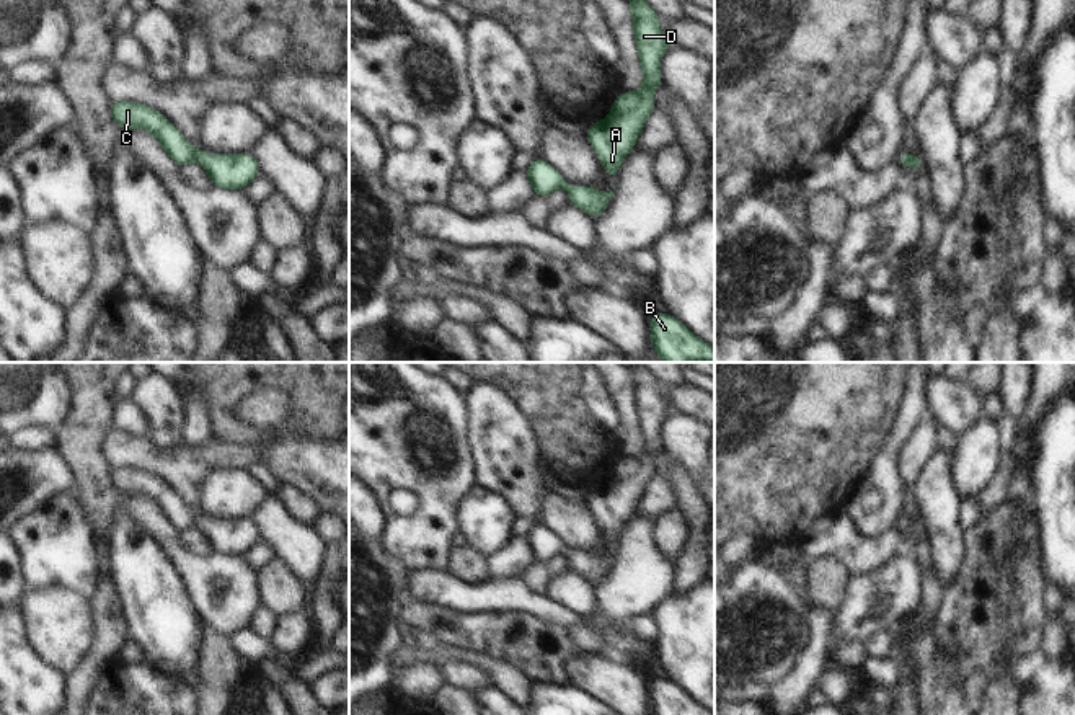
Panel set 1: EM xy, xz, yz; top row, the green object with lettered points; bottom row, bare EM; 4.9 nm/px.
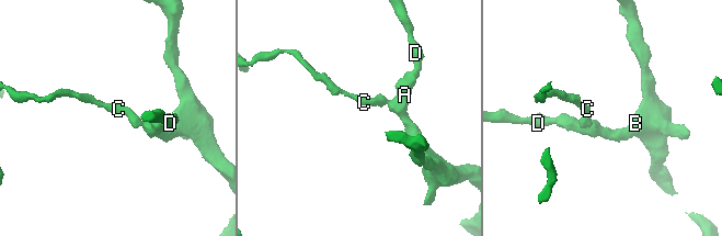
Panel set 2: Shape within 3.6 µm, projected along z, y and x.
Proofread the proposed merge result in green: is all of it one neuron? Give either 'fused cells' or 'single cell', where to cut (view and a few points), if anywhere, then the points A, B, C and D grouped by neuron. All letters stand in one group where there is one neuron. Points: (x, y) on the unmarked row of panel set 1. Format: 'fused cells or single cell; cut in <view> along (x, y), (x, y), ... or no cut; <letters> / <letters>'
single cell; no cut; A B C D

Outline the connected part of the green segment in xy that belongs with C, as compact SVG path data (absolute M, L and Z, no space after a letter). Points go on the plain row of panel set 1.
M111 467L108 477L111 486L122 496L148 496L176 532L199 527L210 544L210 552L243 557L261 540L251 519L210 519L194 514L178 493L152 472L135 467Z

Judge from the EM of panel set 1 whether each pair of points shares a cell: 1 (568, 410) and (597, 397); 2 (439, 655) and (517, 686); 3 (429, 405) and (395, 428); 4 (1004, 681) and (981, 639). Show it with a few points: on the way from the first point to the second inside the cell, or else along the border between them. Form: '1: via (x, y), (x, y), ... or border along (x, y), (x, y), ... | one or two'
1: border along (581, 379), (583, 407), (610, 431) | two
2: via (459, 653), (480, 660), (498, 671) | one
3: via (421, 413), (403, 428) | one
4: border along (1004, 629), (997, 665), (989, 676) | two

